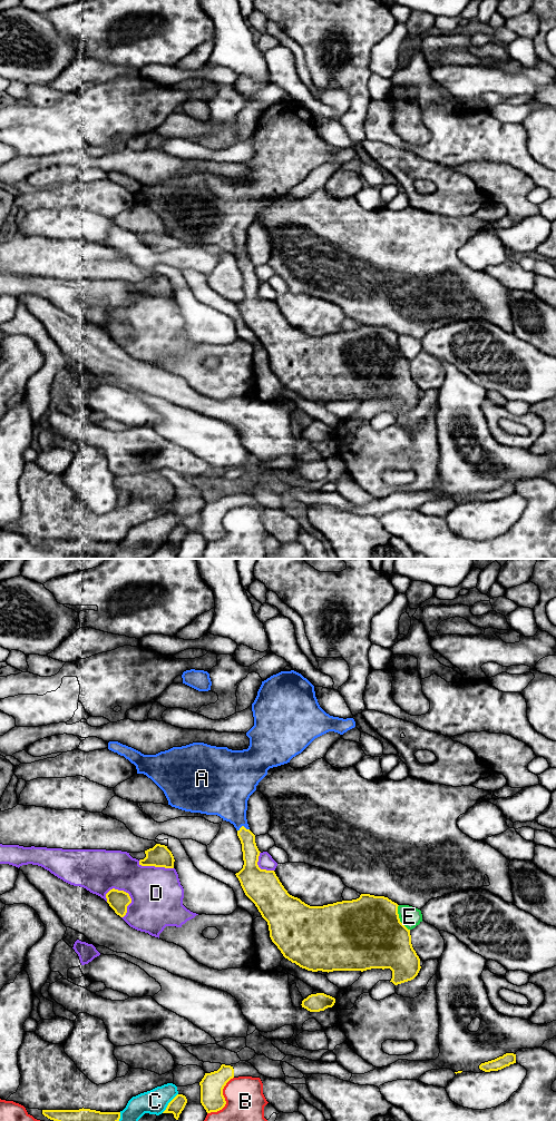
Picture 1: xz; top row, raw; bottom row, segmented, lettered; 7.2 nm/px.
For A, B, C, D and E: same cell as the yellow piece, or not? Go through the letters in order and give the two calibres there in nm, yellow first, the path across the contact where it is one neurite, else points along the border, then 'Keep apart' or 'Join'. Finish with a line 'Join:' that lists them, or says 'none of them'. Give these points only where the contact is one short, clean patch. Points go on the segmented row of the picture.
A: Thickness 120 nm (yellow) against 300 nm. Path across: xz (251, 853), (243, 826), (226, 796). Join
B: Thickness 170 nm (yellow) against 280 nm. Keep apart
C: Thickness 110 nm (yellow) against 180 nm. Keep apart
D: Thickness 150 nm (yellow) against 380 nm. Keep apart
E: Thickness 500 nm (yellow) against 150 nm. Keep apart
Join: A

